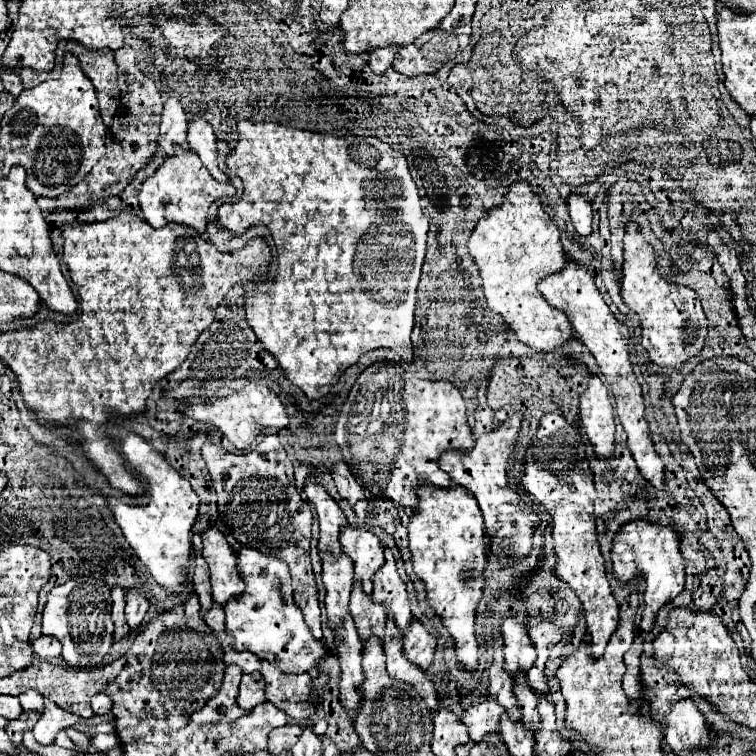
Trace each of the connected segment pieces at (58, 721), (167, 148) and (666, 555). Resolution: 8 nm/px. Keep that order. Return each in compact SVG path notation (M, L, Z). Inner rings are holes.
M45 699L45 713L41 715L41 719L35 723L35 739L41 745L49 745L53 742L54 736L65 727L73 726L77 723L86 725L98 725L103 722L115 723L114 715L109 712L105 715L94 715L85 719L77 715L73 715L63 709L57 709L55 705L49 703L49 699Z
M169 99L165 103L161 115L161 131L159 131L159 147L167 157L175 155L175 145L187 149L187 113L183 111L177 99Z
M649 521L627 523L615 535L611 559L613 559L613 575L615 575L615 579L621 581L621 585L627 585L635 577L643 579L645 609L643 609L641 631L649 633L655 625L659 609L665 607L667 603L671 603L685 587L685 567L683 567L683 557L681 557L677 533L671 527L659 527Z

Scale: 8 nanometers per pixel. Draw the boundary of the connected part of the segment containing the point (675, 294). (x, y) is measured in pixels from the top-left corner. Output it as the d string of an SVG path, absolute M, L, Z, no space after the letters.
M635 223L627 225L625 235L625 263L621 269L621 297L631 311L639 315L643 327L643 347L649 353L649 359L659 367L671 367L681 371L683 365L701 353L707 337L707 317L701 309L697 293L693 289L667 283L659 277L655 267L655 253L651 245L637 231Z

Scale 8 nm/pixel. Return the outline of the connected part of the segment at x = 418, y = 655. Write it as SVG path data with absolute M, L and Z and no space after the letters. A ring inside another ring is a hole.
M413 621L411 631L403 637L403 653L405 653L405 657L423 671L427 671L431 661L433 661L435 645L437 645L437 639L431 637L429 631L419 621Z

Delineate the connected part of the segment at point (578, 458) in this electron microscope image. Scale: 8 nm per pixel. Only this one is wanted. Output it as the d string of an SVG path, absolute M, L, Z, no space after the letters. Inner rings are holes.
M547 413L541 417L541 425L533 439L533 445L525 455L523 487L535 497L539 505L553 517L553 541L557 553L557 577L563 579L579 597L587 621L587 633L591 641L591 657L599 659L613 631L619 625L619 605L613 597L609 581L605 577L605 565L595 533L595 483L589 471L585 455L585 441L577 427L569 425L561 415Z

